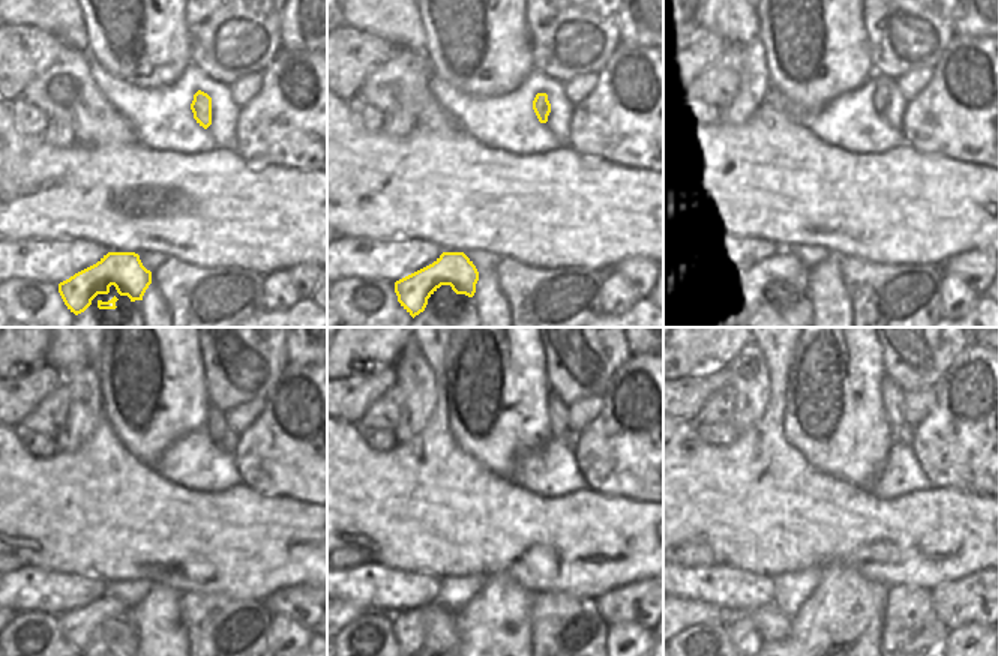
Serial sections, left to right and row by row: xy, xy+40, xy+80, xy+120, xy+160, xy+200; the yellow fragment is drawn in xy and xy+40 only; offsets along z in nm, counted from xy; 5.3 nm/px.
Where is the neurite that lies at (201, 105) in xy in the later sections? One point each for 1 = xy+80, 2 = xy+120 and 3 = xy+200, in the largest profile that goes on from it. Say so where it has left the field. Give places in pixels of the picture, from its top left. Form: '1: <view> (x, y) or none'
1: xy+80 (880, 99)
2: xy+120 (216, 424)
3: xy+200 (893, 397)

